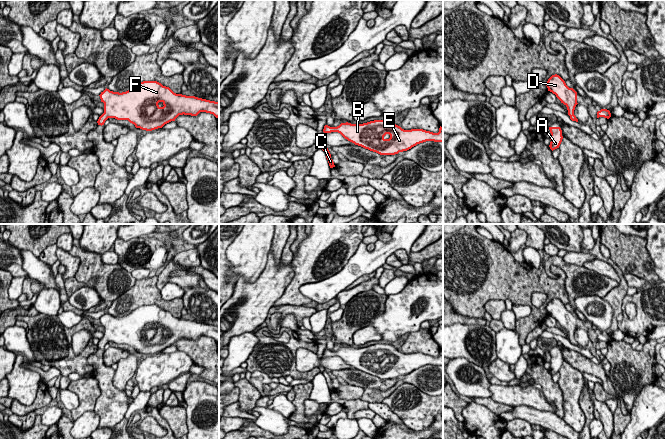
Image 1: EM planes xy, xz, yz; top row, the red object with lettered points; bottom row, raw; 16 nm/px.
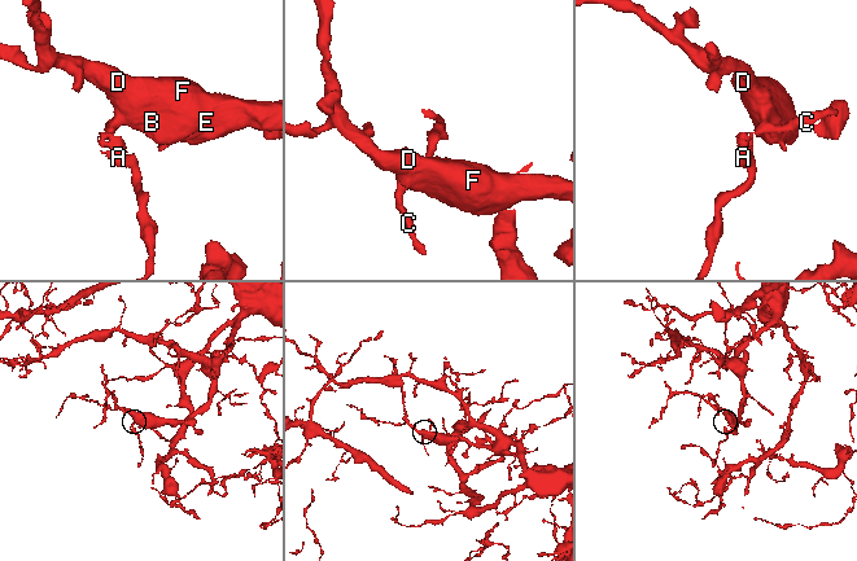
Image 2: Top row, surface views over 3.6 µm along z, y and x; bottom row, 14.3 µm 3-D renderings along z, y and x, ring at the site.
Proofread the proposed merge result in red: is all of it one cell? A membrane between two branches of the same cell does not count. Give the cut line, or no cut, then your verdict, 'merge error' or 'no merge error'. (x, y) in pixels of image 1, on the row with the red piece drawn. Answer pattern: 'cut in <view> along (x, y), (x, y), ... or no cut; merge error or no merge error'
no cut; no merge error

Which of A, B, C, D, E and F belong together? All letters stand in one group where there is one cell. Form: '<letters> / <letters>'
A B C D E F

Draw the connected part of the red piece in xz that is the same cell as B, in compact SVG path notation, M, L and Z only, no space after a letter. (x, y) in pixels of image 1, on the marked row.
M374 120L363 124L341 123L337 127L324 126L324 133L338 132L345 139L380 155L395 155L417 144L443 142L443 128L438 133L423 129L404 130L391 120Z

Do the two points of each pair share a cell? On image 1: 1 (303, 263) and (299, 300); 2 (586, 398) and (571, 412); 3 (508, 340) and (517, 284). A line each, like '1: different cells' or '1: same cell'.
1: same cell
2: different cells
3: different cells

